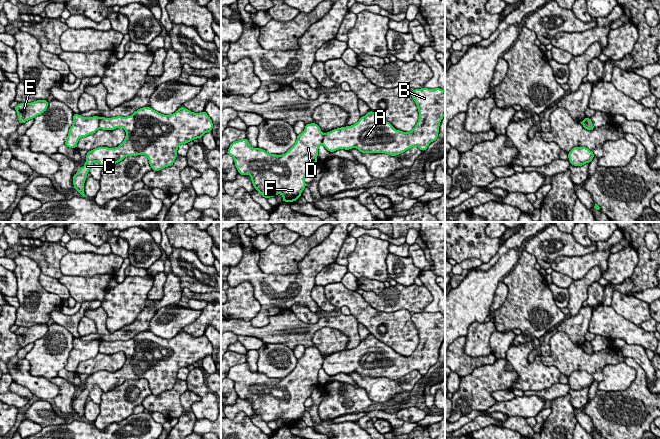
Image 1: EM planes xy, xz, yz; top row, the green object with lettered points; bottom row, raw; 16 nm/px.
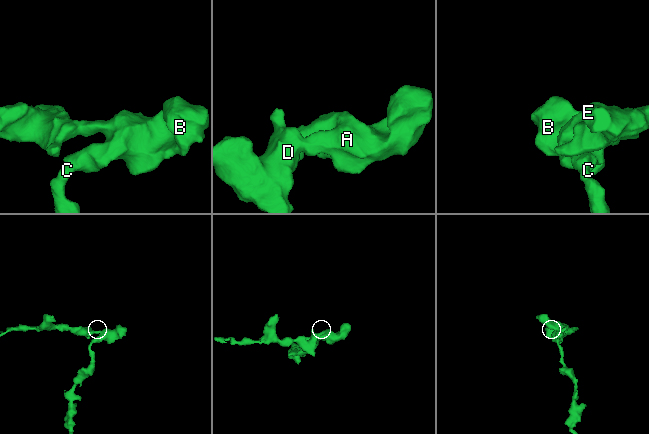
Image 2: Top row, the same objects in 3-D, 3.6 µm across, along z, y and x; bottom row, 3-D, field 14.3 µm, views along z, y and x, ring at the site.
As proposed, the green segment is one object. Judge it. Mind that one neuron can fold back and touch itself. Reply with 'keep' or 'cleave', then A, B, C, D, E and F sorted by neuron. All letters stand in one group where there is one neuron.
cleave | A B C / D E F

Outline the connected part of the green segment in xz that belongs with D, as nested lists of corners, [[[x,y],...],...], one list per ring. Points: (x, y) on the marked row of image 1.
[[[311,123],[305,125],[295,144],[283,155],[252,148],[247,138],[230,144],[227,154],[234,158],[239,174],[251,176],[254,188],[263,197],[281,194],[283,202],[293,202],[306,187],[304,179],[317,163],[323,137],[320,127]]]

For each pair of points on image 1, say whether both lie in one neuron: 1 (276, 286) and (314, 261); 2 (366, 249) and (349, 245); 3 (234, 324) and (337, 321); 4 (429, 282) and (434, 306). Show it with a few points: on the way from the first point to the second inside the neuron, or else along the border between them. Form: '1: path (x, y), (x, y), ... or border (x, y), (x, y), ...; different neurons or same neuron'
1: path (286, 286), (291, 286), (306, 271); same neuron
2: border (357, 238), (355, 249), (348, 257), (347, 266); different neurons
3: path (260, 331), (279, 331), (283, 328), (311, 326); same neuron
4: path (433, 288), (434, 300); same neuron

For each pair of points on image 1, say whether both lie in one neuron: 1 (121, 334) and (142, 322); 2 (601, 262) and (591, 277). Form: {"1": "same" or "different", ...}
{"1": "same", "2": "different"}

